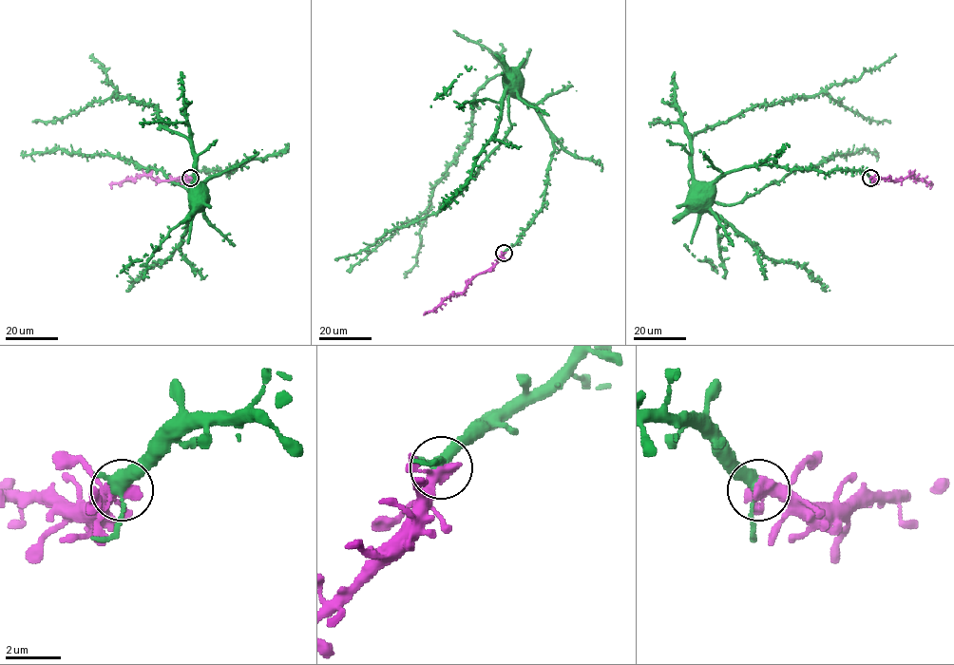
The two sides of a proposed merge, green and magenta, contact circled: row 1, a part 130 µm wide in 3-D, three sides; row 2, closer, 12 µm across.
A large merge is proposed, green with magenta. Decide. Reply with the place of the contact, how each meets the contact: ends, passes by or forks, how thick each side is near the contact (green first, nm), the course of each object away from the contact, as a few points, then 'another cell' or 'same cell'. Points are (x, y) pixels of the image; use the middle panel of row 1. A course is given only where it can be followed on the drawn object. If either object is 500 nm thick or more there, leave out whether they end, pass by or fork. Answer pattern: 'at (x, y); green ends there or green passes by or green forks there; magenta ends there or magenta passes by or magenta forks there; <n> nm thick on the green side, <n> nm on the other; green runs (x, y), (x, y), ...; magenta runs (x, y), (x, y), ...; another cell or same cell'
at (504, 253); green passes by; magenta passes by; 360 nm thick on the green side, 400 nm on the other; green runs (504, 253), (542, 205), (554, 151), (553, 134), (508, 73), (477, 92), (472, 130), (429, 206), (346, 271); magenta runs (504, 253), (495, 264), (478, 273), (462, 292), (447, 296), (426, 312); same cell

